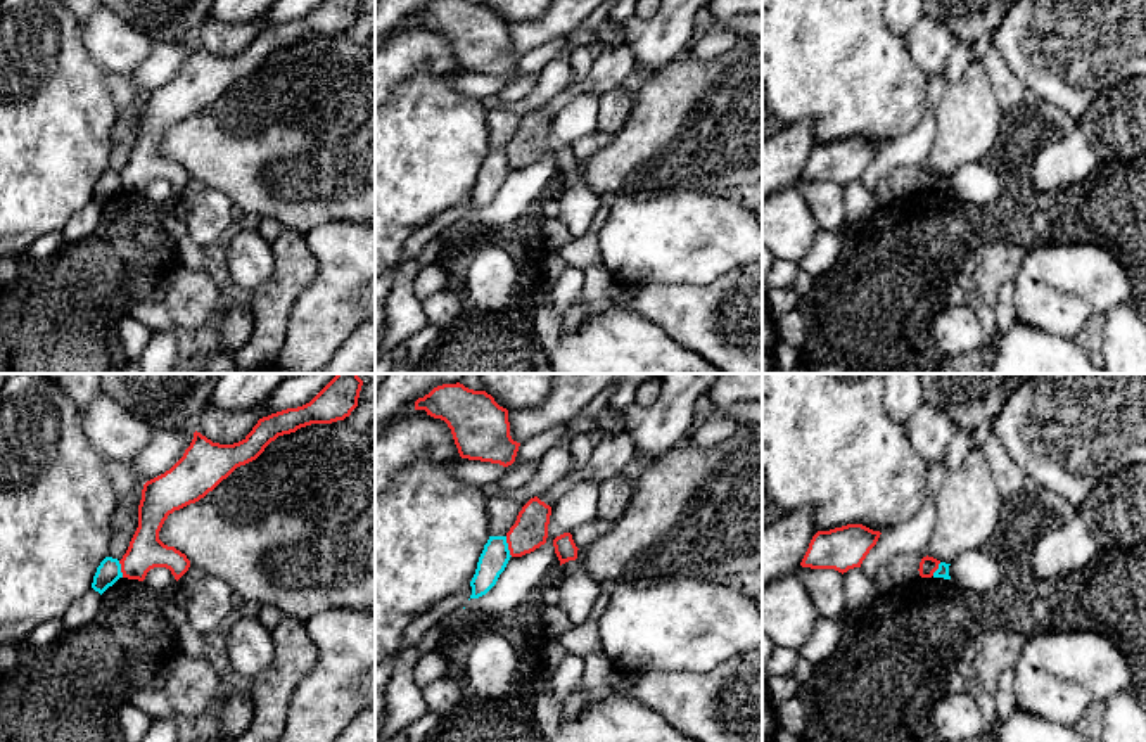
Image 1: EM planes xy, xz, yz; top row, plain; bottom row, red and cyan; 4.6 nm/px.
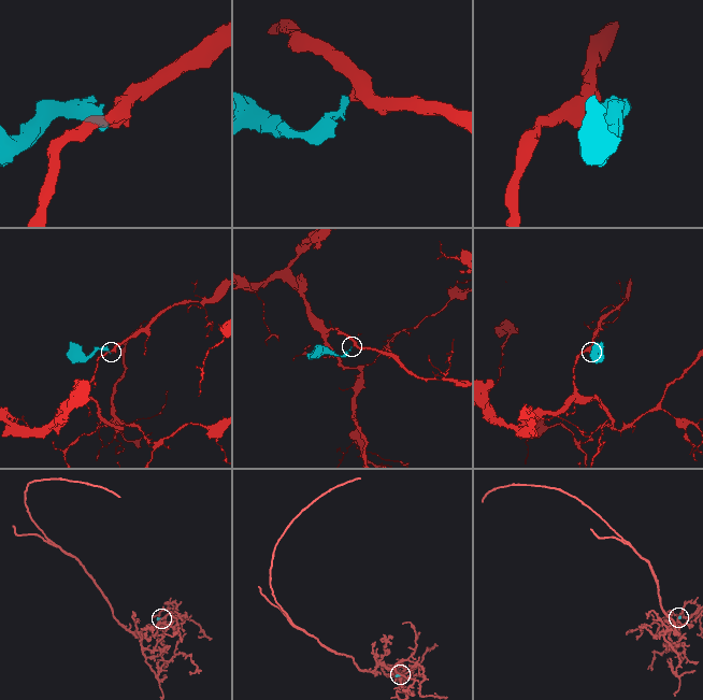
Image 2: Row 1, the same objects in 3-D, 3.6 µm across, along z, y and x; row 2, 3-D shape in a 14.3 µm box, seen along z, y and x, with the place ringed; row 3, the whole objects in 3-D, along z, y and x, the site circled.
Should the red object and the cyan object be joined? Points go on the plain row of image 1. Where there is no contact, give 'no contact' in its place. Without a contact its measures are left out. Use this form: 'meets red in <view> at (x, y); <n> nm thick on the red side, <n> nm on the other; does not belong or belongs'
meets red in xz at (509, 159); 160 nm thick on the red side, 130 nm on the other; does not belong

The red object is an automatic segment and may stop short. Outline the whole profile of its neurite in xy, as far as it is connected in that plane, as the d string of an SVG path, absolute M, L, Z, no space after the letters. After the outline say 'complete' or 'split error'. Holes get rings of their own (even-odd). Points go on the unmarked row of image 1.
M323 0L309 16L258 33L239 55L213 55L194 45L183 69L164 86L147 93L138 118L138 140L121 176L123 190L143 194L154 180L166 180L178 194L190 180L185 166L159 152L169 126L199 114L237 80L256 73L278 48L311 36L344 33L358 19L361 0Z | complete

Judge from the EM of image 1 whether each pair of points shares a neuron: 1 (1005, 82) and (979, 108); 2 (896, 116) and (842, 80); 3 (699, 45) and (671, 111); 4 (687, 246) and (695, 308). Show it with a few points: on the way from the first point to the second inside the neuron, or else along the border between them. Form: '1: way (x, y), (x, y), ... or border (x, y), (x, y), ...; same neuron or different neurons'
1: border (980, 59), (993, 94), (1005, 113); different neurons
2: way (882, 102), (856, 80); same neuron
3: border (733, 47), (709, 59), (685, 56); different neurons
4: border (730, 270), (700, 286), (650, 284); different neurons

